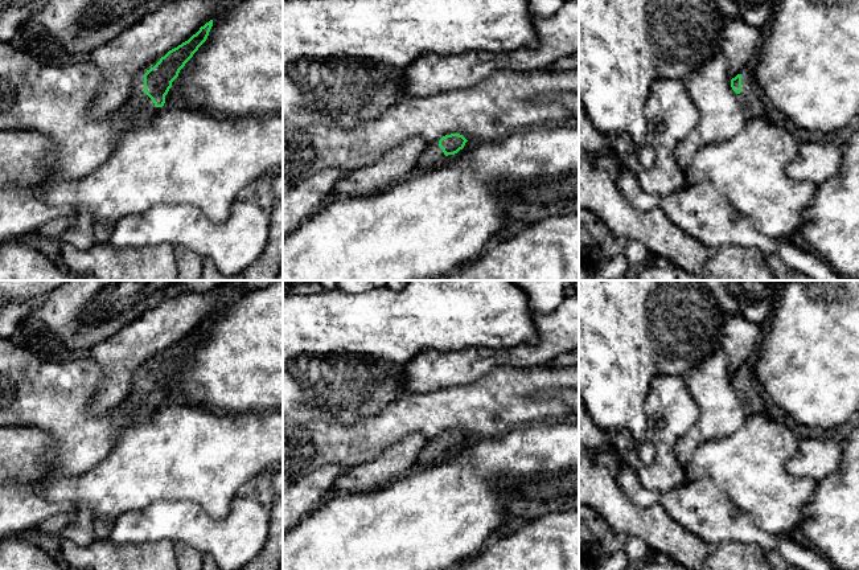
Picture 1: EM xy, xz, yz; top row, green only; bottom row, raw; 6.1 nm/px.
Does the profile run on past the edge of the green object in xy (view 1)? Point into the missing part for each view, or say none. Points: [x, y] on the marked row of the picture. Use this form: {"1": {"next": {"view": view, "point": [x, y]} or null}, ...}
{"1": {"next": {"view": "xy", "point": [138, 98]}}}

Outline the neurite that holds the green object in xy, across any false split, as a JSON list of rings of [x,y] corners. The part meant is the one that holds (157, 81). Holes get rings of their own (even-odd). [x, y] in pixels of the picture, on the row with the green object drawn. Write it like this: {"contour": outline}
{"contour": [[[213,20],[201,26],[188,41],[169,50],[153,67],[139,71],[133,79],[130,99],[122,107],[124,110],[130,106],[163,107],[172,82],[206,41],[211,26]]]}

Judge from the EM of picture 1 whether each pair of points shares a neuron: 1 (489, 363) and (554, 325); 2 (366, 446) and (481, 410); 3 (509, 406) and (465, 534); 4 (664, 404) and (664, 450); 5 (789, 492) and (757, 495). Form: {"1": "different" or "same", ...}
{"1": "same", "2": "same", "3": "different", "4": "same", "5": "same"}

